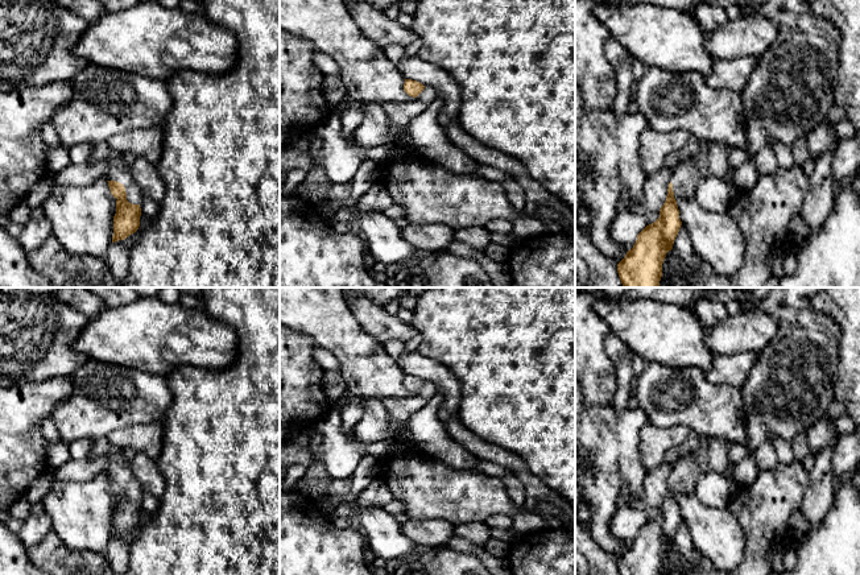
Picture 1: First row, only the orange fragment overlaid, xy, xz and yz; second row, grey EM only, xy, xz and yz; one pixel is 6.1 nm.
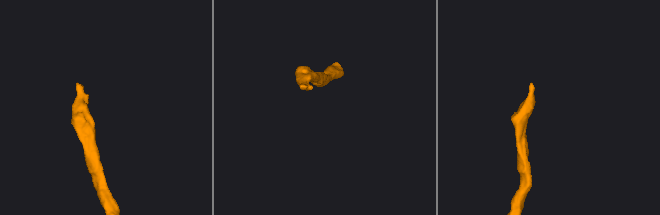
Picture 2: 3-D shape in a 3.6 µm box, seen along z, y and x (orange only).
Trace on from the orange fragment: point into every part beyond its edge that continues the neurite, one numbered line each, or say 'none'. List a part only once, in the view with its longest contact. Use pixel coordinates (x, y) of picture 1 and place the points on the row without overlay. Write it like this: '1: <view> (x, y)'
1: xy (118, 466)

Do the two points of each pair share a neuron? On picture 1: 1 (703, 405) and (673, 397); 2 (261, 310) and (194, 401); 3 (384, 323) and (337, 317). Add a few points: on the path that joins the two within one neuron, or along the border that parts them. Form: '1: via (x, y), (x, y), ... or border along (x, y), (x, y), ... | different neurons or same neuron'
1: via (695, 402), (681, 397) | same neuron
2: via (261, 336), (261, 348), (220, 389) | same neuron
3: border along (346, 301), (360, 326), (379, 342) | different neurons

